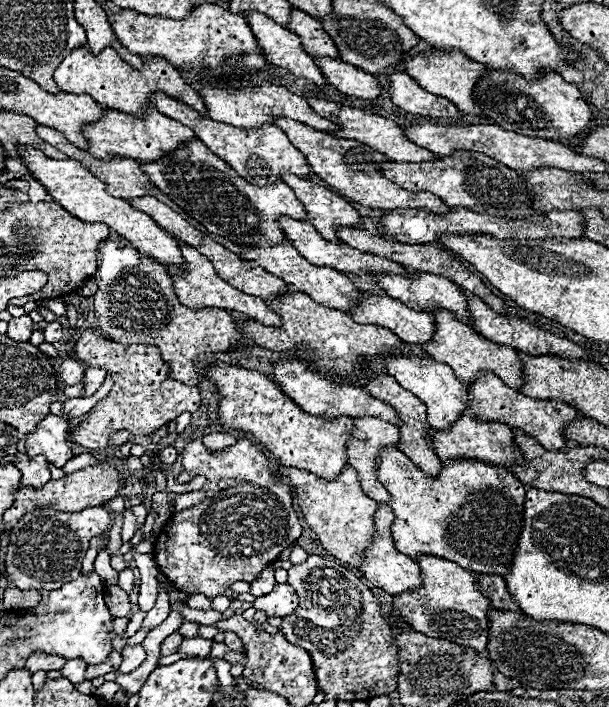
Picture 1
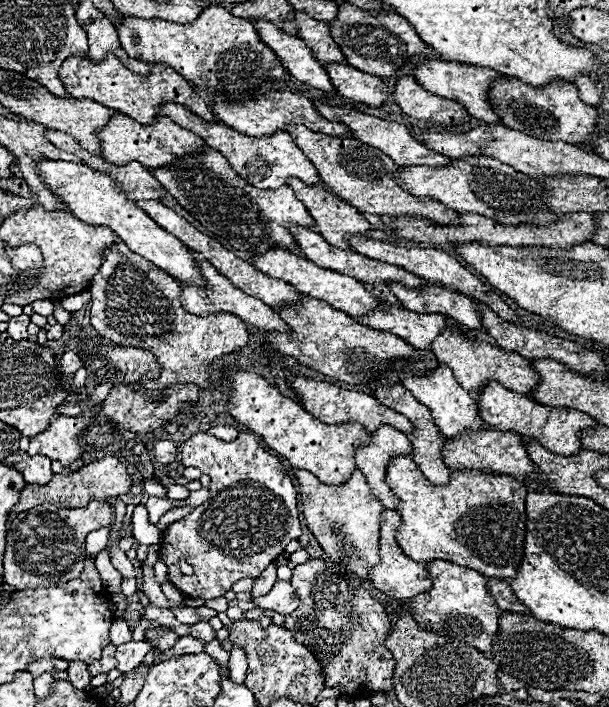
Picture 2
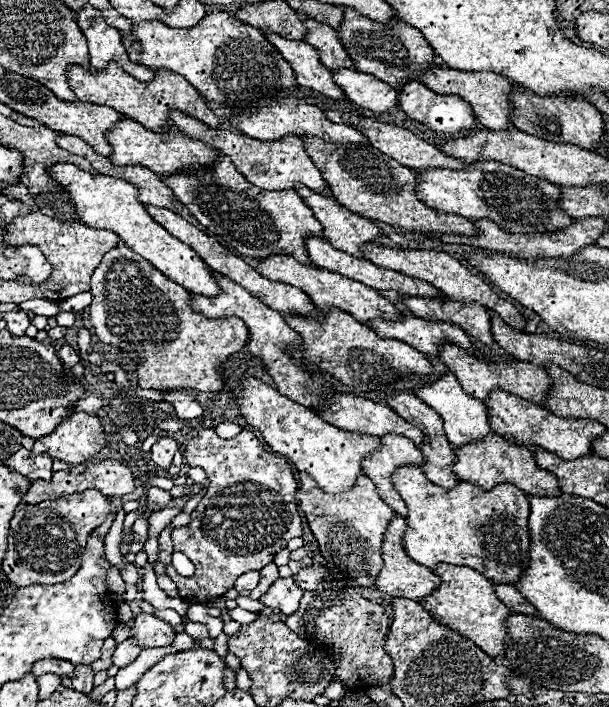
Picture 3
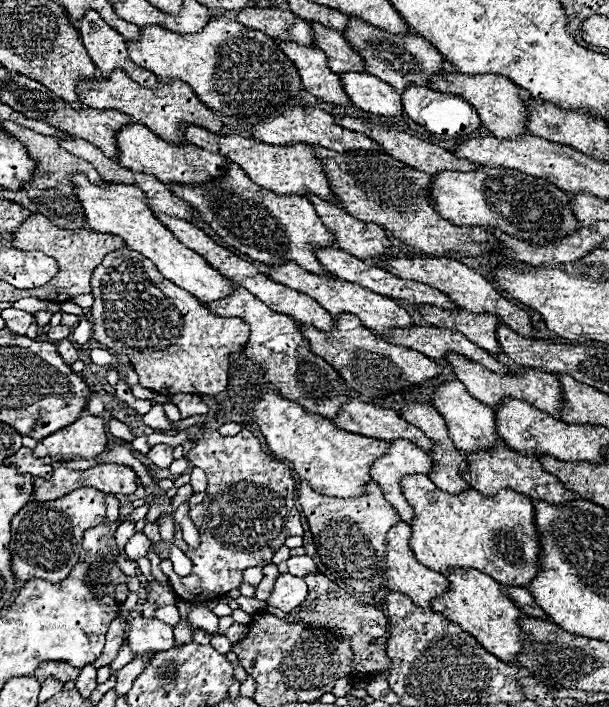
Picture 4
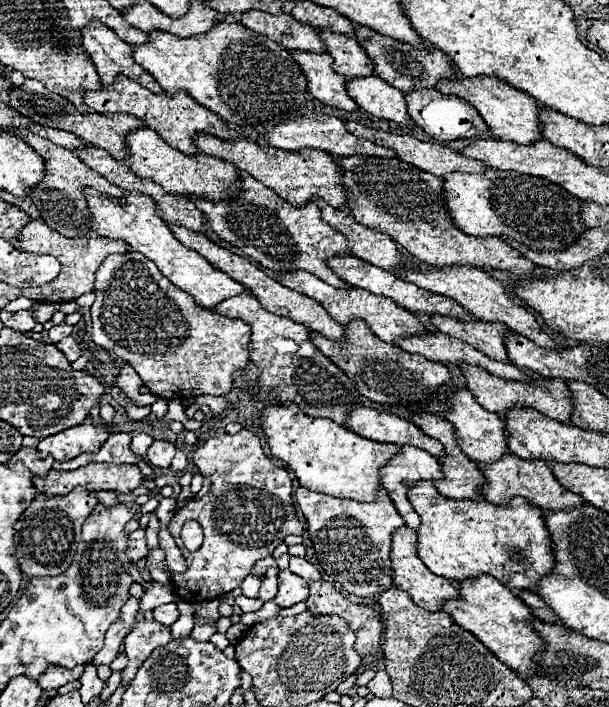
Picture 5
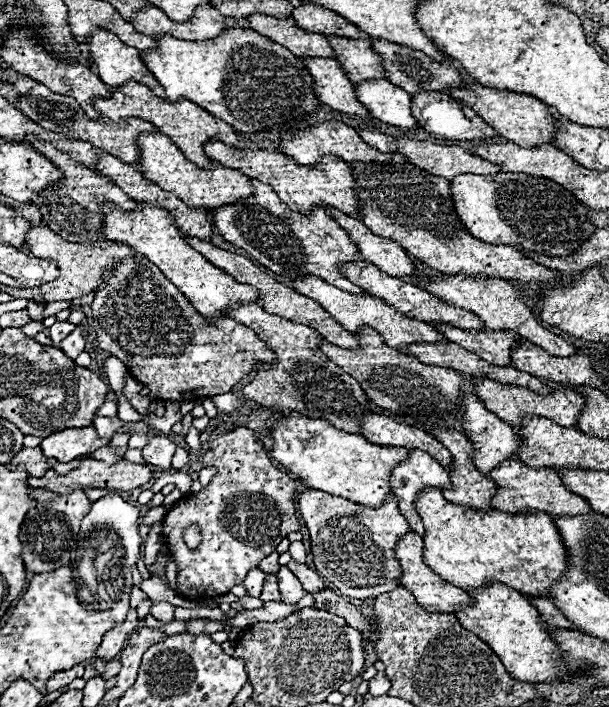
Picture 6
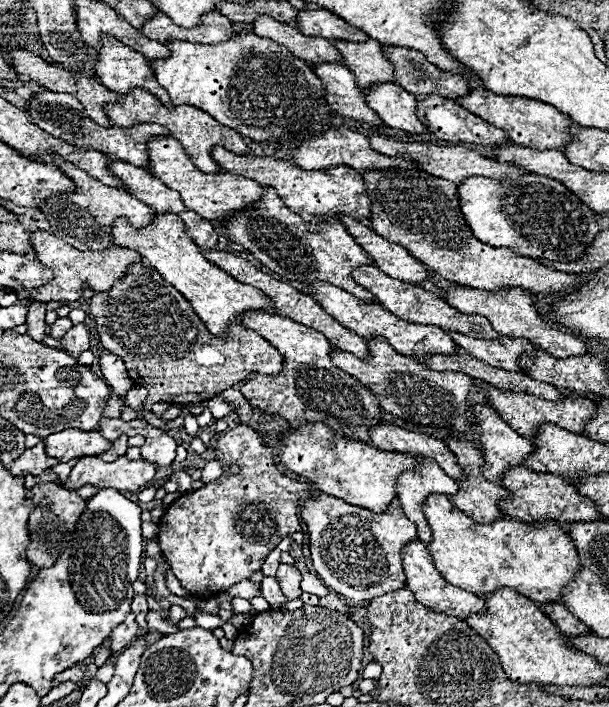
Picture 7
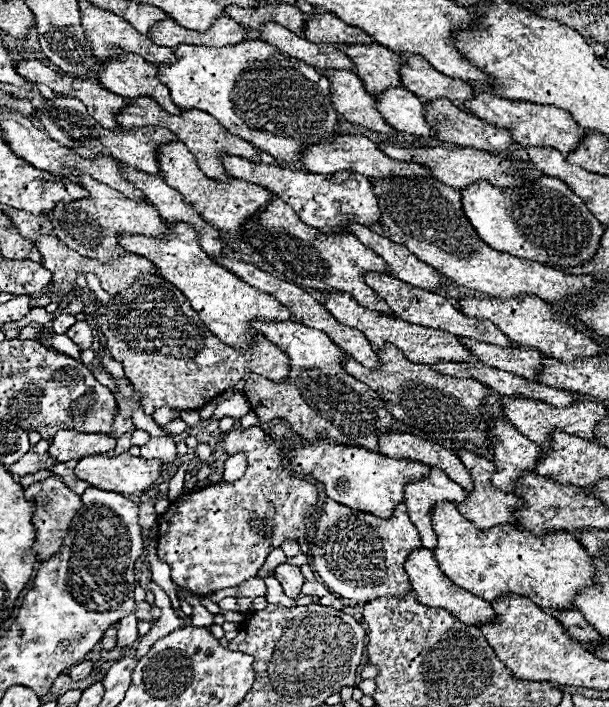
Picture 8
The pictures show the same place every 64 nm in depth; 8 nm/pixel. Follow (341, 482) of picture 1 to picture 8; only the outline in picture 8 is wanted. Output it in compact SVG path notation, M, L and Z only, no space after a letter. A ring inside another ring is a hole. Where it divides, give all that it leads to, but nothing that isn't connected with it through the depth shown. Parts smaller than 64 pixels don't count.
M322 498L314 516L314 534L310 540L310 560L322 582L342 598L354 602L370 602L382 596L402 596L410 592L410 580L404 572L404 558L422 546L416 526L400 504L392 518L376 518L374 514L356 512L340 502Z

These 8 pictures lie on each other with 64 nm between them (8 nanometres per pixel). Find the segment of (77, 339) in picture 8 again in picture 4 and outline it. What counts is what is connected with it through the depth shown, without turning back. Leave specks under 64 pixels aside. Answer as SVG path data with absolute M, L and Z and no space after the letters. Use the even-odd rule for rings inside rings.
M64 338L62 342L58 342L58 352L64 358L64 362L68 362L70 366L78 360L78 350L76 350L76 346L68 338Z

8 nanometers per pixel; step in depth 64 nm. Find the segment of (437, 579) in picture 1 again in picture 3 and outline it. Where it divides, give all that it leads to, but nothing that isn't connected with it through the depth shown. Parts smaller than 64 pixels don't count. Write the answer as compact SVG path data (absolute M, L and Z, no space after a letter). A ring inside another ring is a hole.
M436 566L432 572L440 578L440 586L434 590L434 594L428 594L420 606L428 610L436 622L442 626L456 630L458 634L472 640L478 648L482 648L488 656L502 656L506 648L506 618L512 616L512 610L508 610L498 596L492 590L492 582L484 578L480 572L466 568L466 566Z

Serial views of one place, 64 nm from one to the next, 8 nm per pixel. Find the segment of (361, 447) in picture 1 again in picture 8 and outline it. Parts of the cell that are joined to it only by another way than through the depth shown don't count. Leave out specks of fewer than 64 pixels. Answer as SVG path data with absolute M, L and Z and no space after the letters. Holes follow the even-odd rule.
M430 466L430 470L432 474L428 474L428 478L422 478L420 482L408 482L404 488L404 504L410 520L418 528L422 546L432 550L436 546L436 536L430 526L430 510L434 502L464 502L466 490L456 486L456 482L452 482L442 470L436 470L436 466Z

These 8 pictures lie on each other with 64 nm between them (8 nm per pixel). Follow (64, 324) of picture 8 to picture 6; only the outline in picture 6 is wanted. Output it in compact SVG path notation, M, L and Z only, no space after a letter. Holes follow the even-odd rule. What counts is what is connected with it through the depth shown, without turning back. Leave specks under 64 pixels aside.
M56 322L56 324L48 330L48 336L50 336L52 344L58 344L58 342L64 340L74 328L76 328L76 324L70 324L70 322Z

